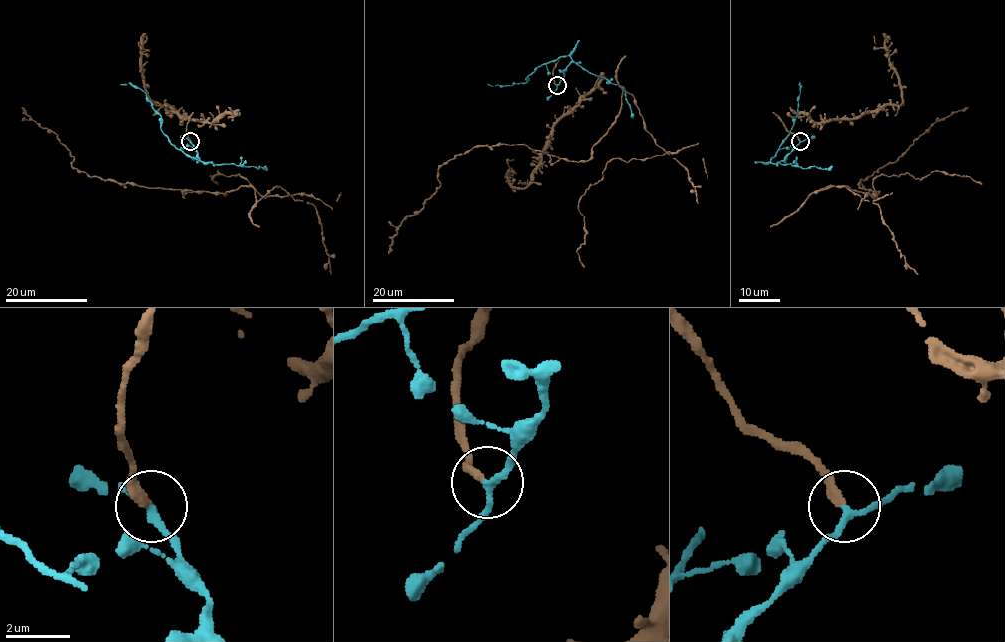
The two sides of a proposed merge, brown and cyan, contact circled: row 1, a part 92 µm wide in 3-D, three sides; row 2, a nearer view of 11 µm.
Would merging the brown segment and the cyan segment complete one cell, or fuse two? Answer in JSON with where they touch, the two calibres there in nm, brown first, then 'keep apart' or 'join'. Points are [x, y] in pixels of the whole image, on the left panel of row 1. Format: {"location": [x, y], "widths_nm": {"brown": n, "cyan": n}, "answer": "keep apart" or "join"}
{"location": [190, 141], "widths_nm": {"brown": 300, "cyan": 200}, "answer": "join"}

